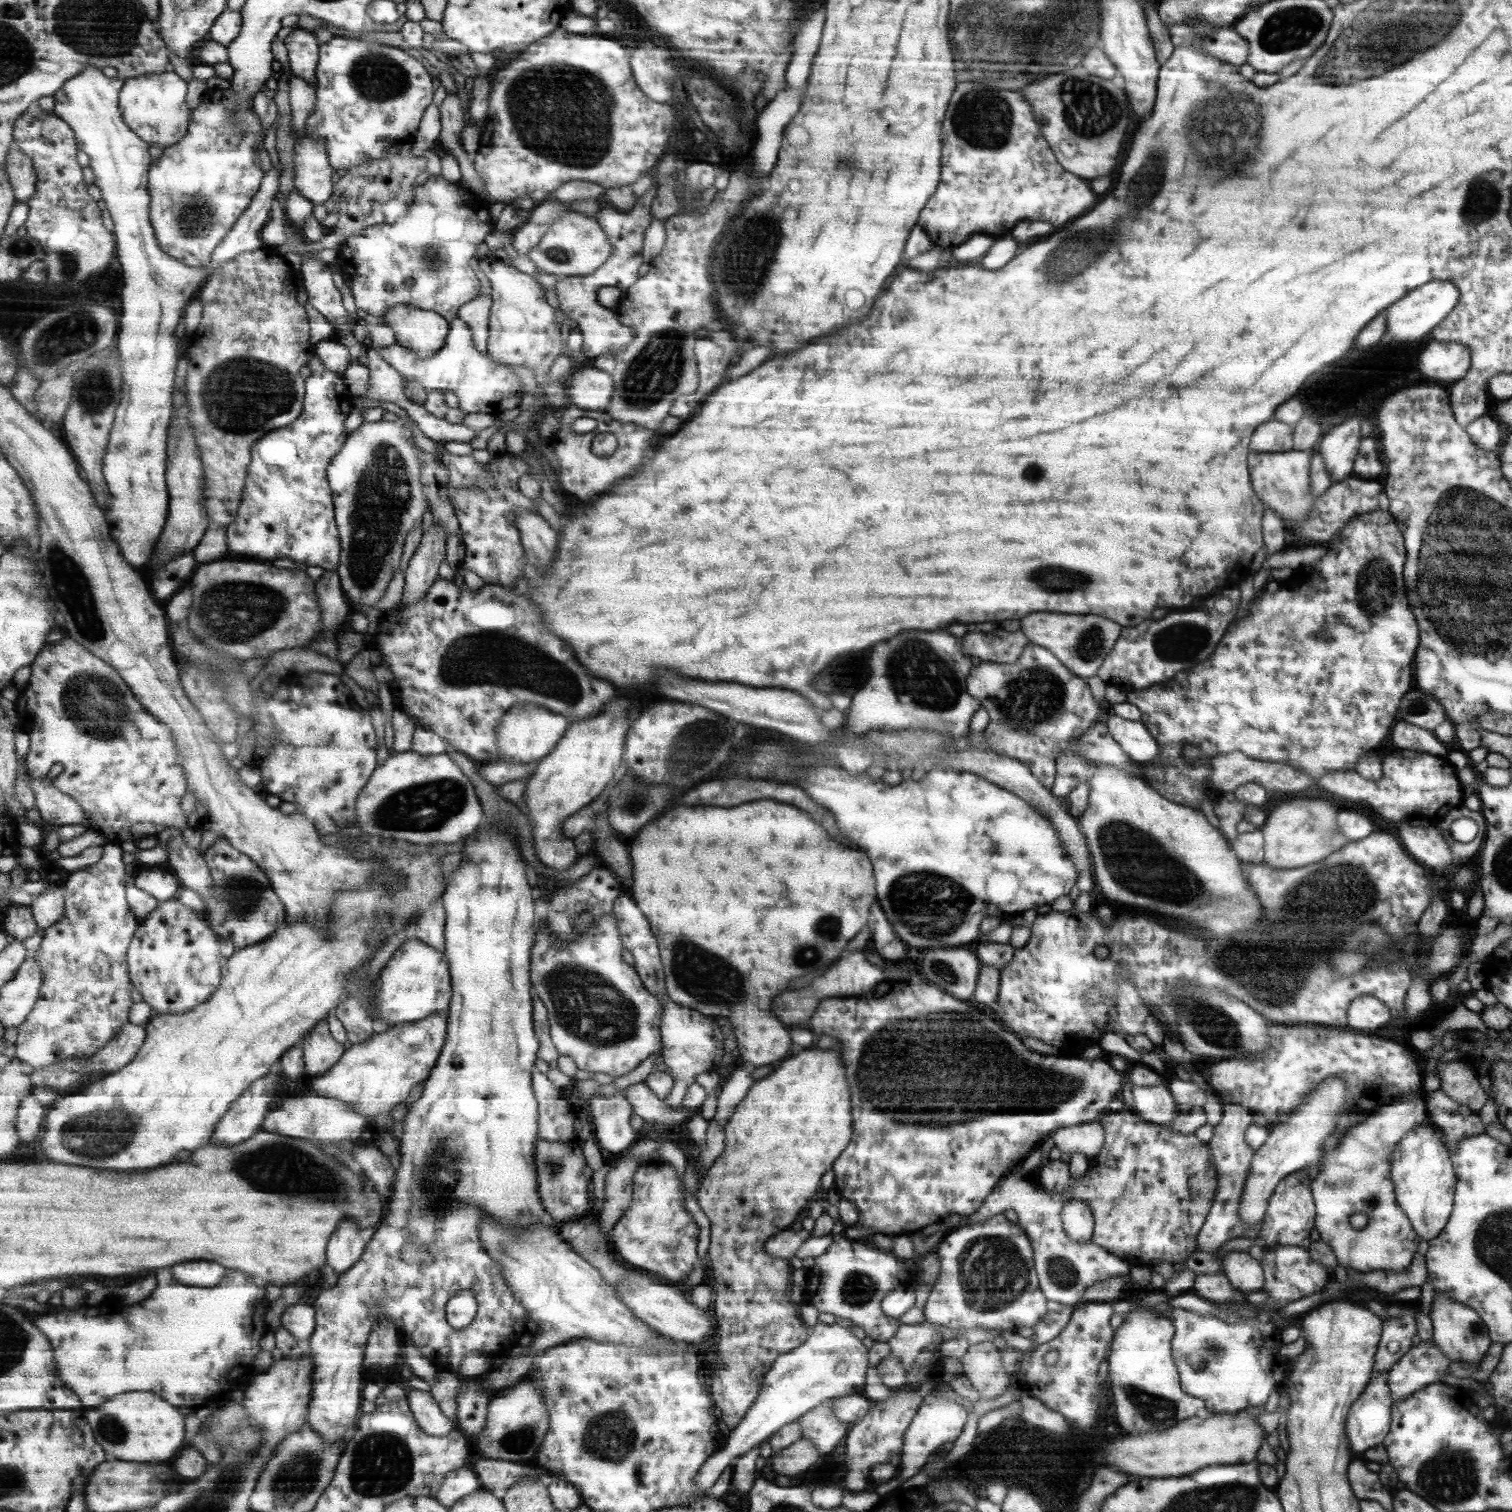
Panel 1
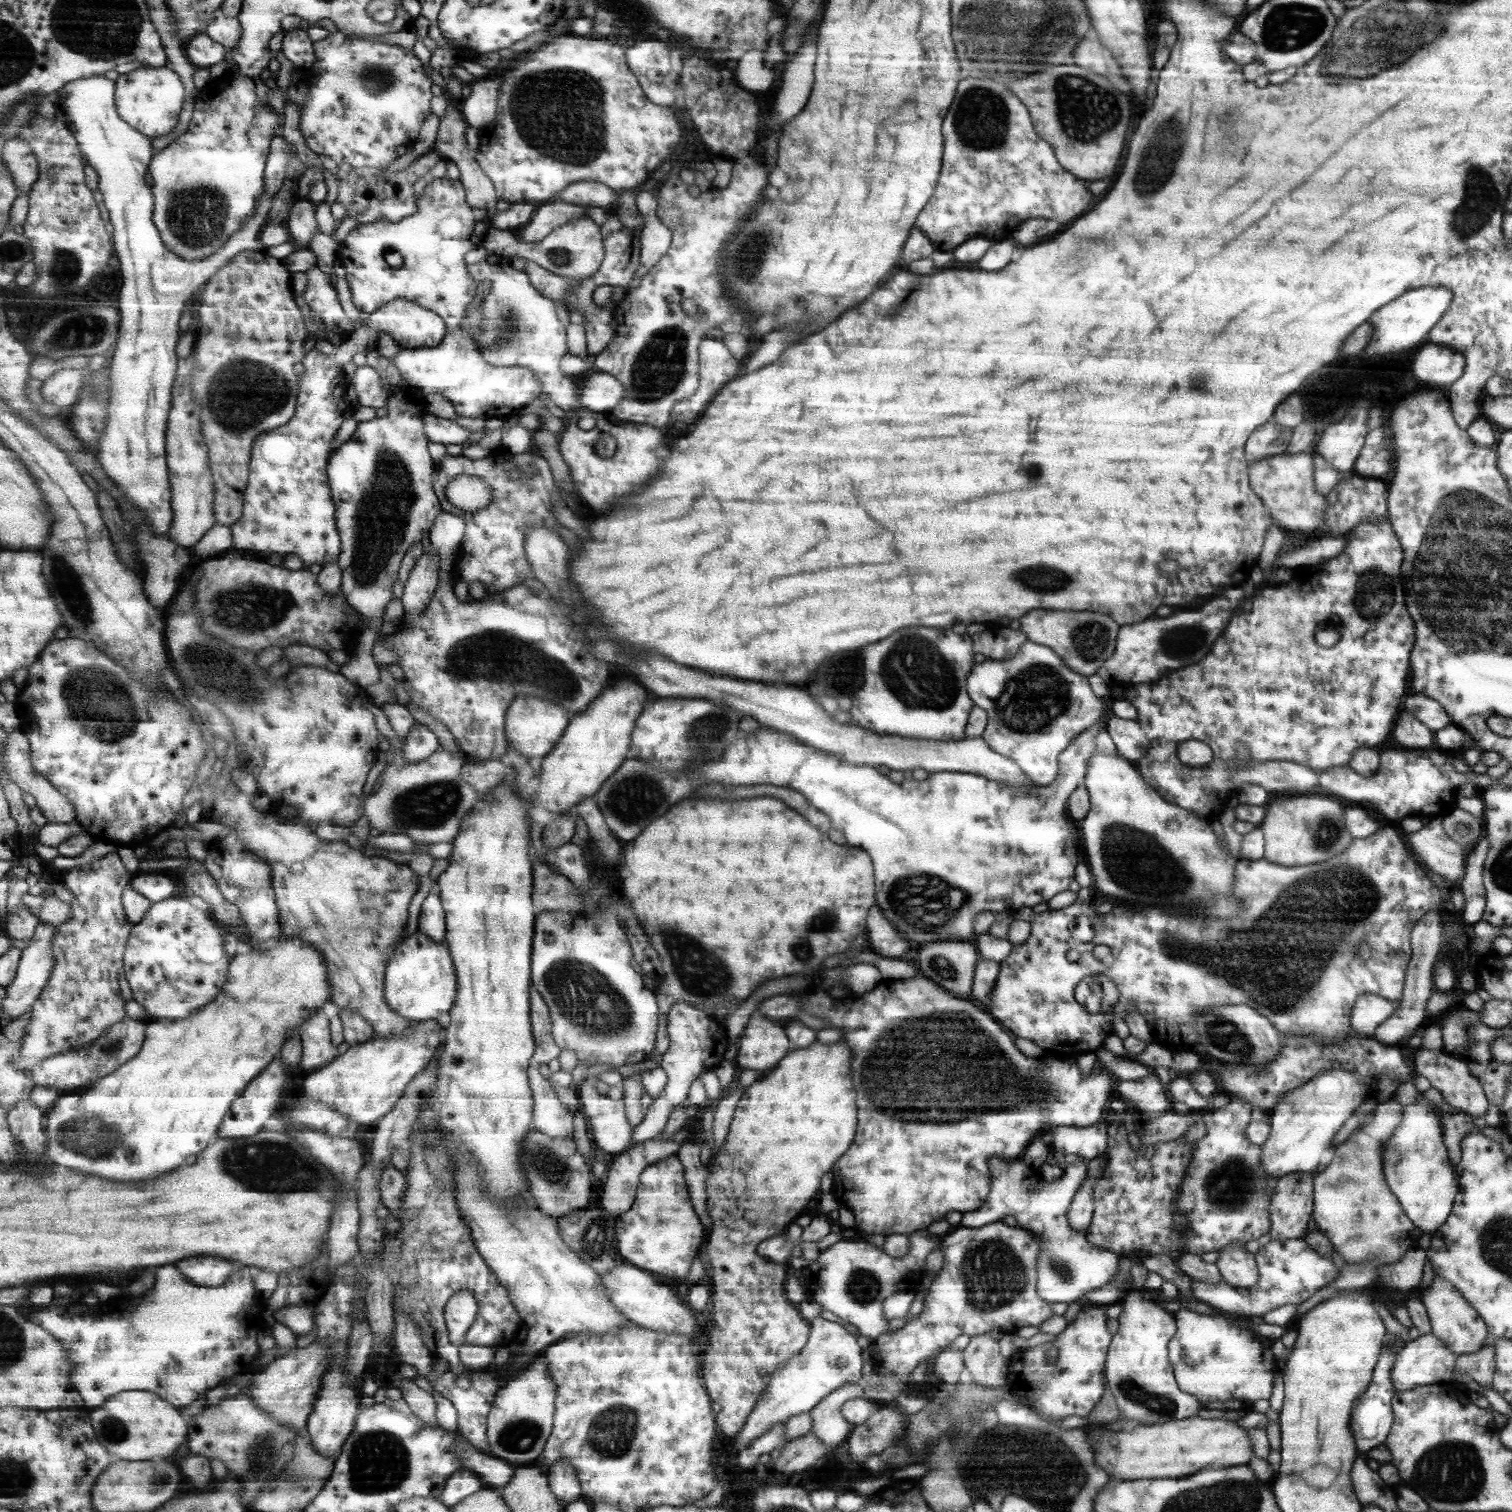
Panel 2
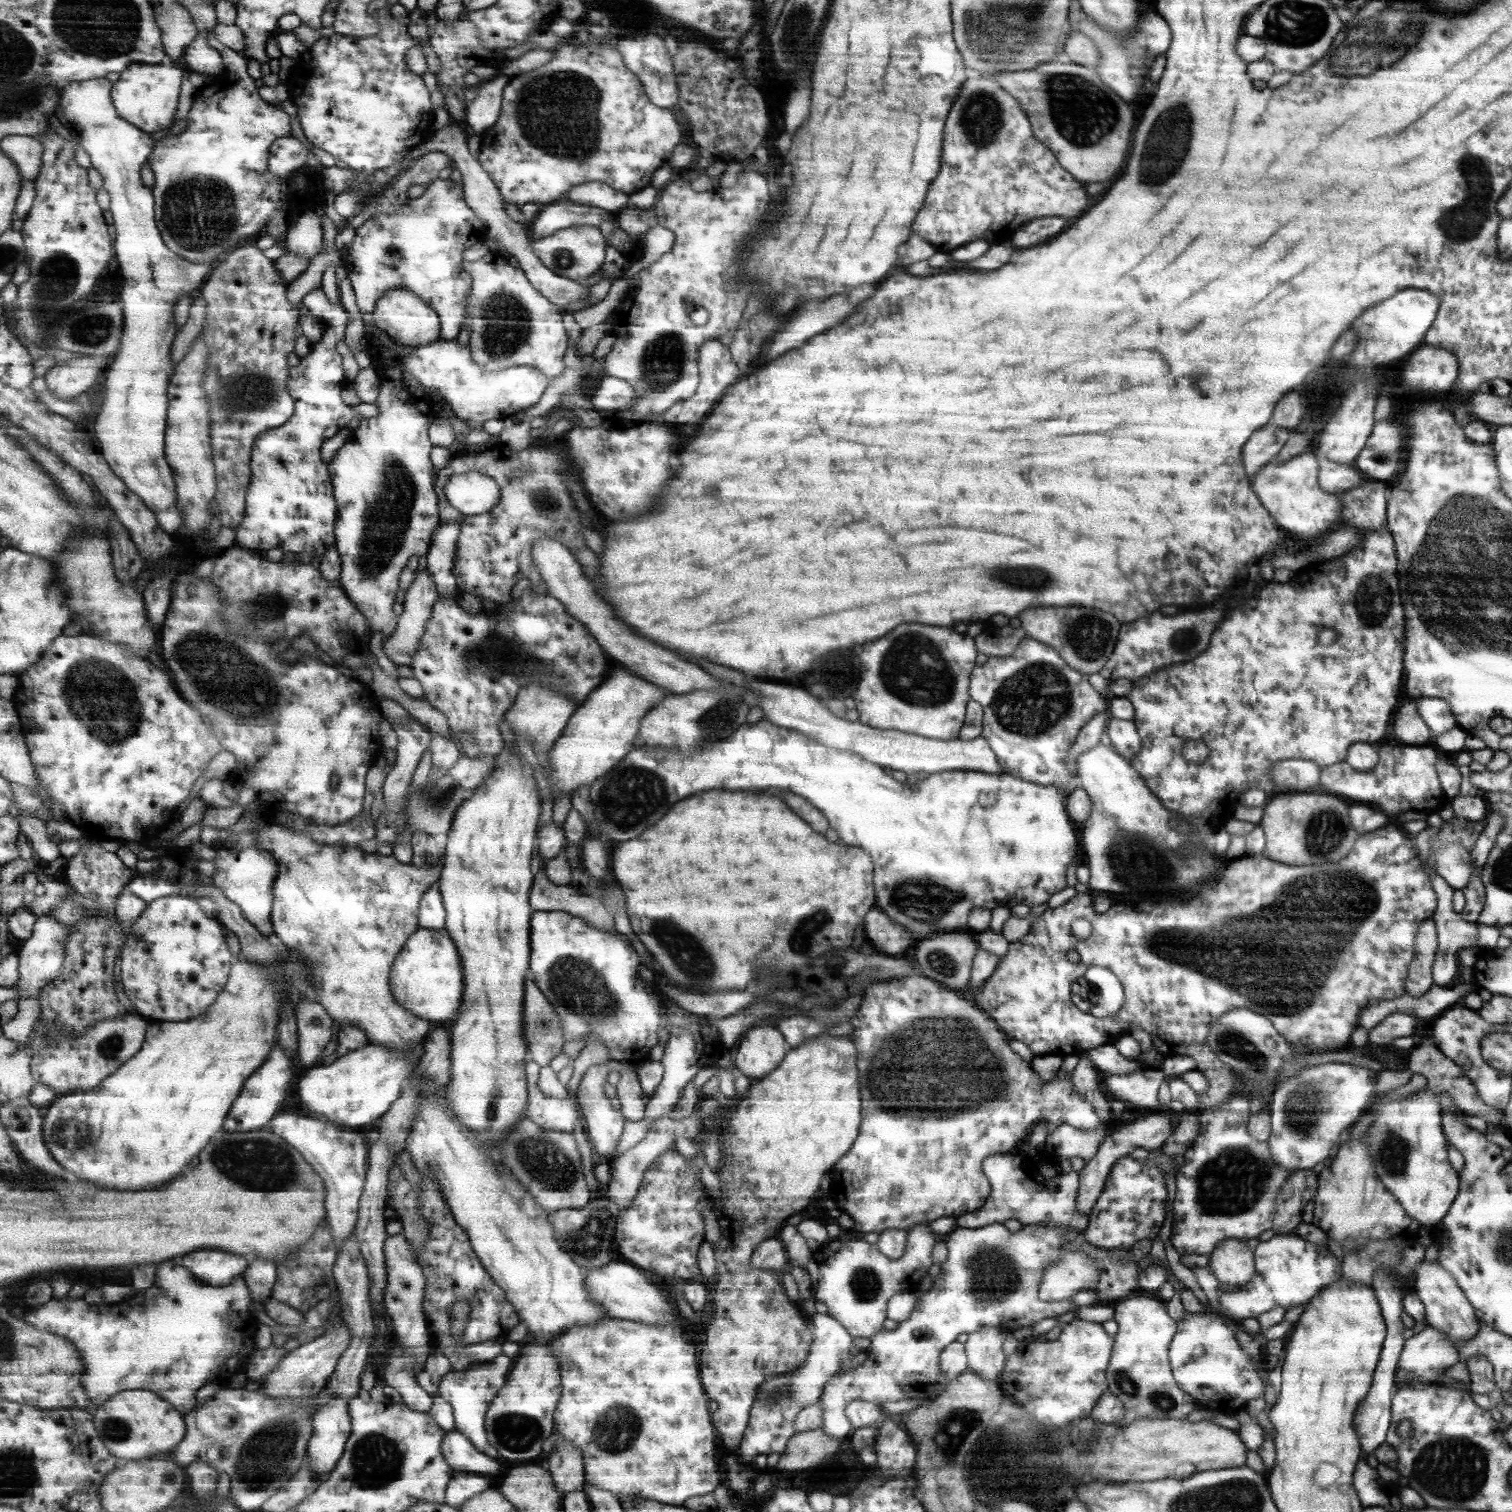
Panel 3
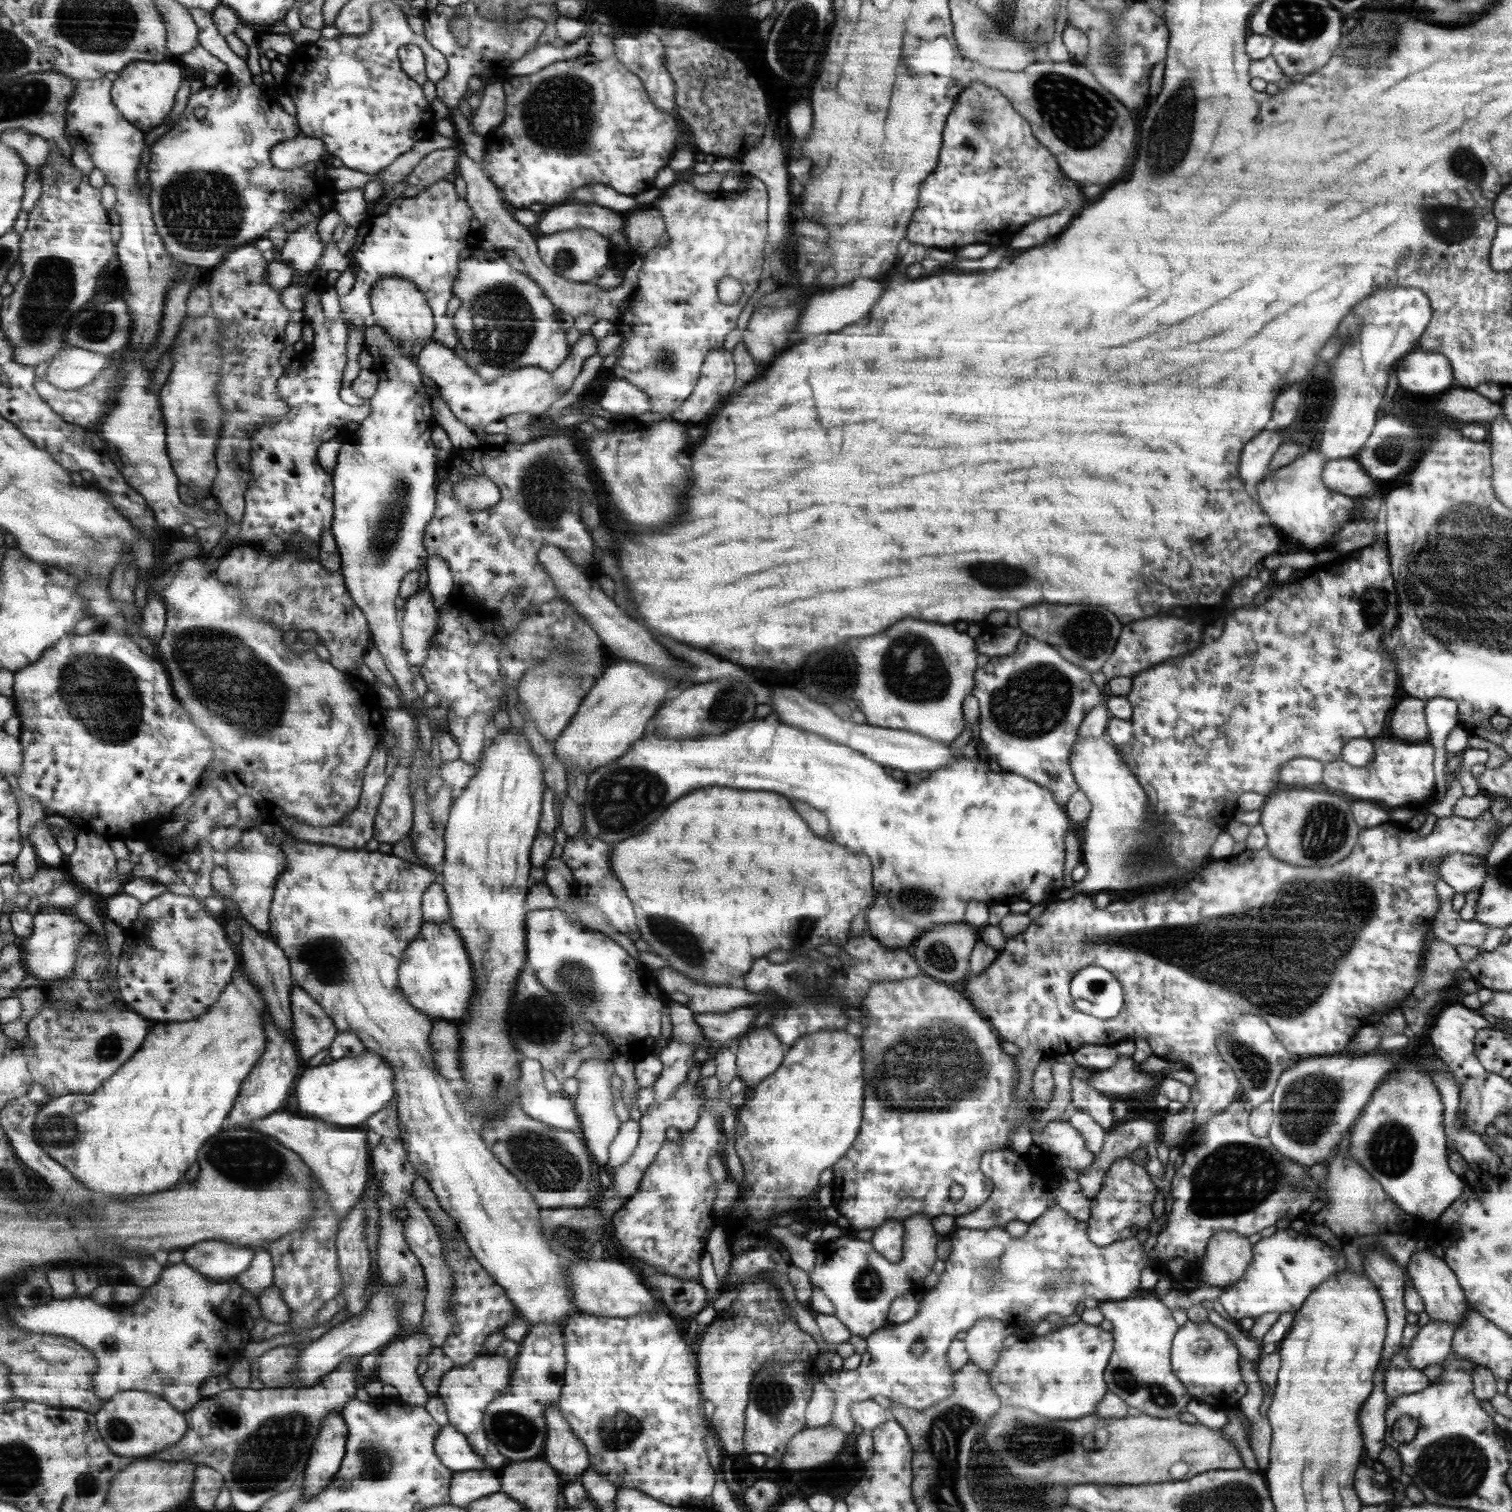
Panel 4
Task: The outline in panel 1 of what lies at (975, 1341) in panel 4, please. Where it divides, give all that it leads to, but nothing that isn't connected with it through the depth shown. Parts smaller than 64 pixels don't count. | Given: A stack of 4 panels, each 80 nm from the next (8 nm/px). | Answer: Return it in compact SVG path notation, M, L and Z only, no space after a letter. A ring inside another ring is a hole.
M991 1341L970 1344L960 1358L962 1374L977 1390L980 1399L991 1399L1003 1394L1011 1375L1005 1370L1000 1351Z

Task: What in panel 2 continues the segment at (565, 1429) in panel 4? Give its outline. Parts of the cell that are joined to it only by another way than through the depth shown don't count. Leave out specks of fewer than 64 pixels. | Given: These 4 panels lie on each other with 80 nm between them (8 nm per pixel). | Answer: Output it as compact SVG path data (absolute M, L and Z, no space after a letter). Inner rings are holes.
M559 1459L546 1469L553 1492L560 1498L562 1505L569 1506L573 1500L583 1496L583 1487L574 1466L565 1459Z

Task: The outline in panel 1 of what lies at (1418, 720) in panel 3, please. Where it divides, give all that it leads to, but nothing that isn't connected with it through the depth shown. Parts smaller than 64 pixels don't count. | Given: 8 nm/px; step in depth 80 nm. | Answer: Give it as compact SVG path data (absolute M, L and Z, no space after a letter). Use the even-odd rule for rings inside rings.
M1397 722L1397 726L1393 726L1390 735L1395 748L1416 750L1436 755L1440 758L1445 758L1449 749L1432 731L1421 728L1419 725L1414 725L1413 723Z

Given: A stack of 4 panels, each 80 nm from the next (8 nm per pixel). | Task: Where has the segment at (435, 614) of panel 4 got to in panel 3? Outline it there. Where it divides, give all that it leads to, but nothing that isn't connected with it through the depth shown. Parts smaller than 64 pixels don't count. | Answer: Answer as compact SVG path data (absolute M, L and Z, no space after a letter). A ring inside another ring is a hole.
M427 567L420 570L419 577L414 580L412 587L406 593L404 611L398 617L398 627L396 632L388 640L383 643L383 652L387 654L387 658L397 665L411 666L415 660L418 650L420 650L421 641L428 630L429 623L433 618L433 608L440 599L440 593L437 590L437 583L433 579L433 575L429 573Z

